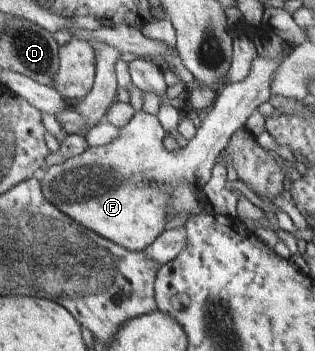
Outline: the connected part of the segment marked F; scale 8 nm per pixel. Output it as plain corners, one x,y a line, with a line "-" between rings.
287,42
287,45
288,50
284,58
257,57
246,80
238,84
225,84
219,89
213,107
204,111
196,136
189,141
187,147
176,152
166,150
166,146
162,146
162,137
167,131
162,126
158,115
137,112
128,126
121,127
122,132
114,142
104,146
88,146
81,155
52,164
45,172
40,173
40,184
46,200
50,200
72,220
88,226
96,234
123,246
126,250
144,251
144,248
148,248
166,230
166,224
170,219
168,204
170,204
170,198
174,198
174,192
180,190
180,186
204,188
212,178
212,170
218,157
228,148
232,135
245,128
248,118
260,104
270,101
274,74
297,47
294,42

